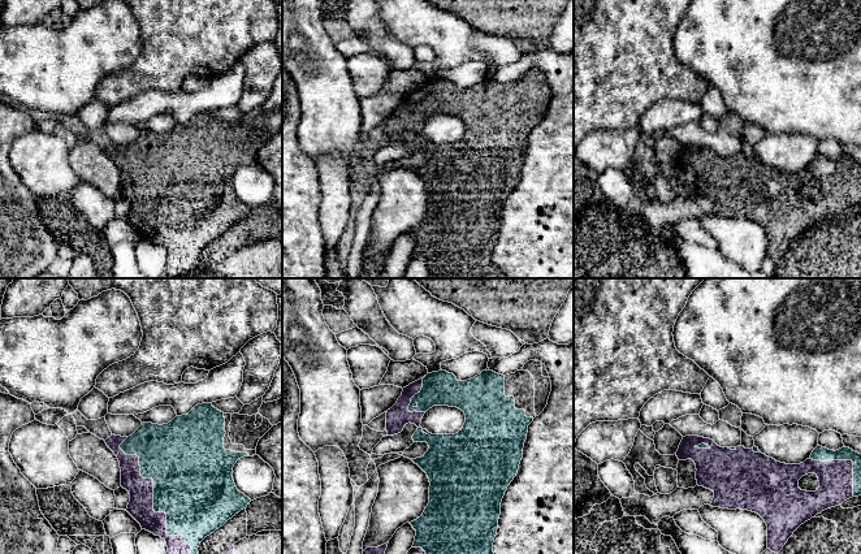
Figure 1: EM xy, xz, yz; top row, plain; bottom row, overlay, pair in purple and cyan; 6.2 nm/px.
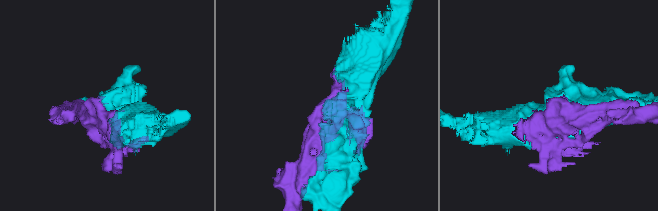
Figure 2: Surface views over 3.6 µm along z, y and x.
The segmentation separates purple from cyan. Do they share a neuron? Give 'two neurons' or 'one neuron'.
one neuron

